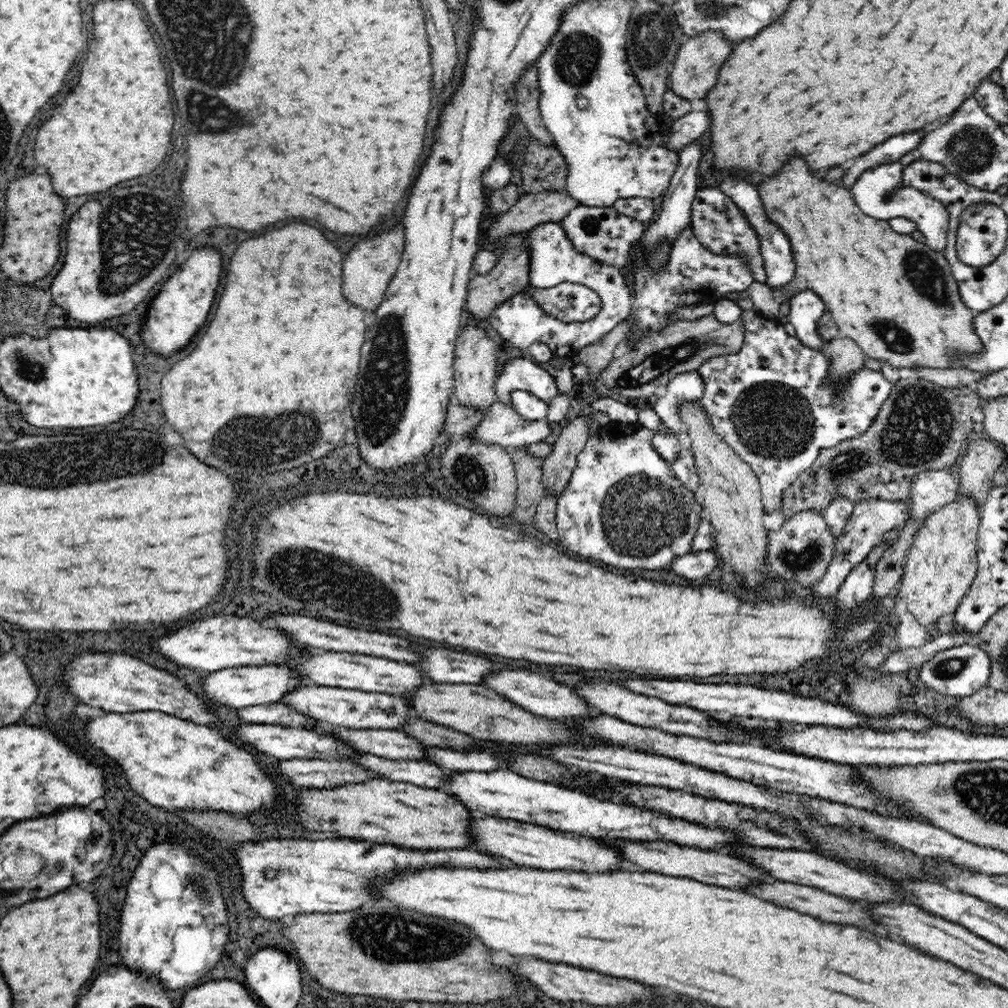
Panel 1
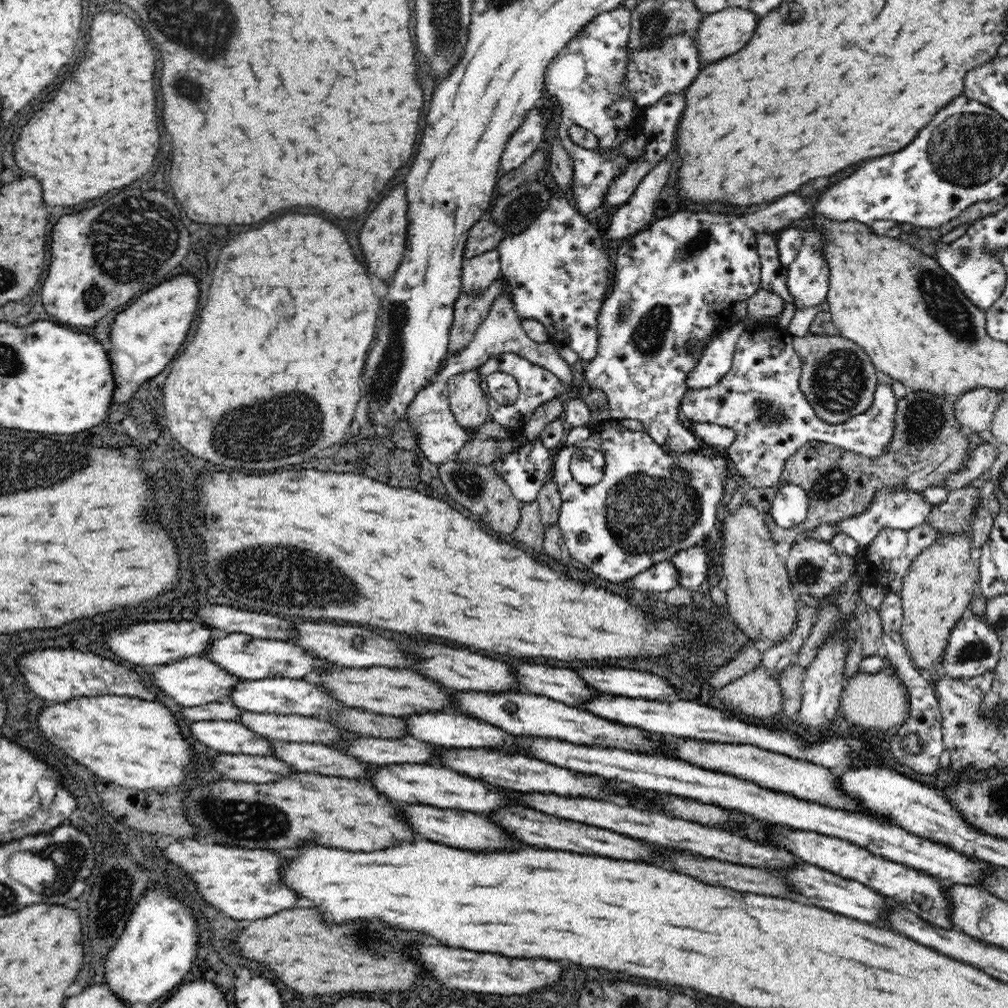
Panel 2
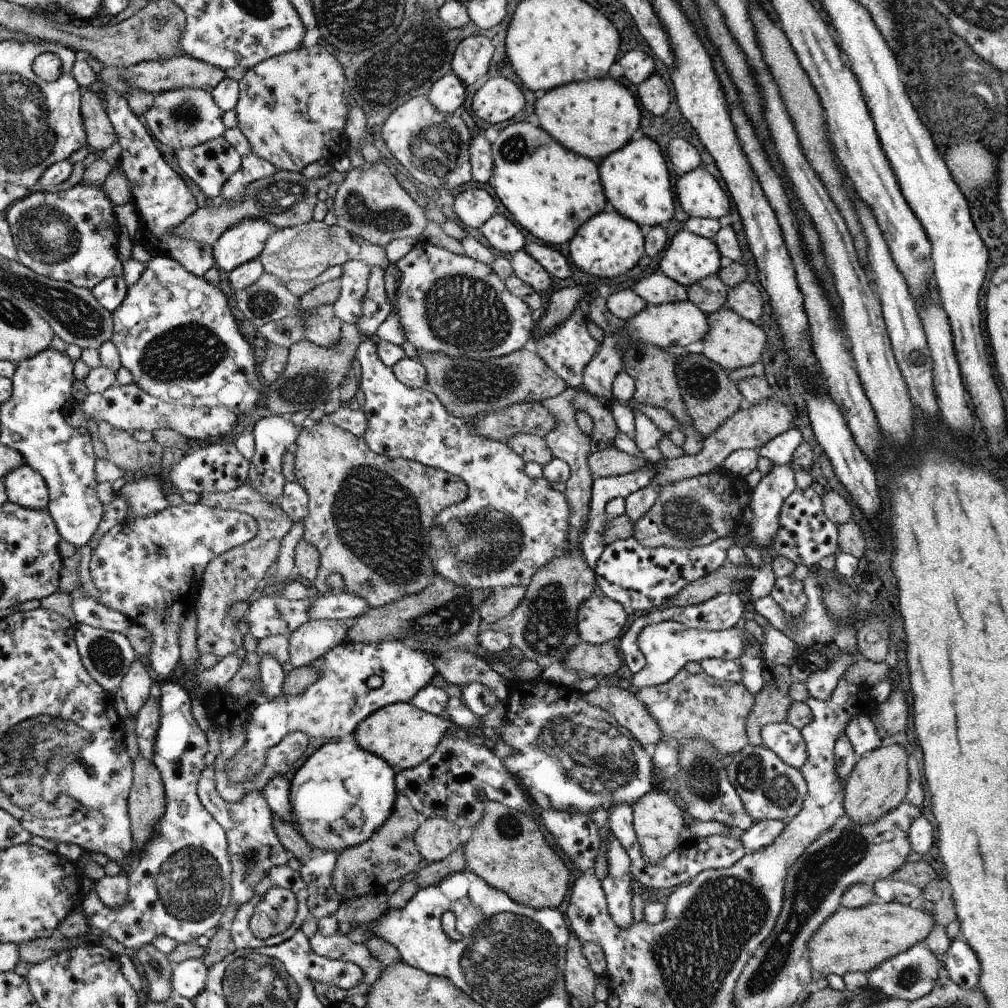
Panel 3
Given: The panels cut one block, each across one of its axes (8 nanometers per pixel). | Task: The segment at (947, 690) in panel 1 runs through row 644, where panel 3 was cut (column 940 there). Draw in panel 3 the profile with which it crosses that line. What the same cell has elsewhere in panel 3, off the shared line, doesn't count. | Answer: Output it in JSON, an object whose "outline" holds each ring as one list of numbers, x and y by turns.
{"outline":[[924,942,916,943,867,973,868,989,876,994,882,994,886,999,915,1001,926,996,934,988,942,970,944,970,943,960,941,961]]}

